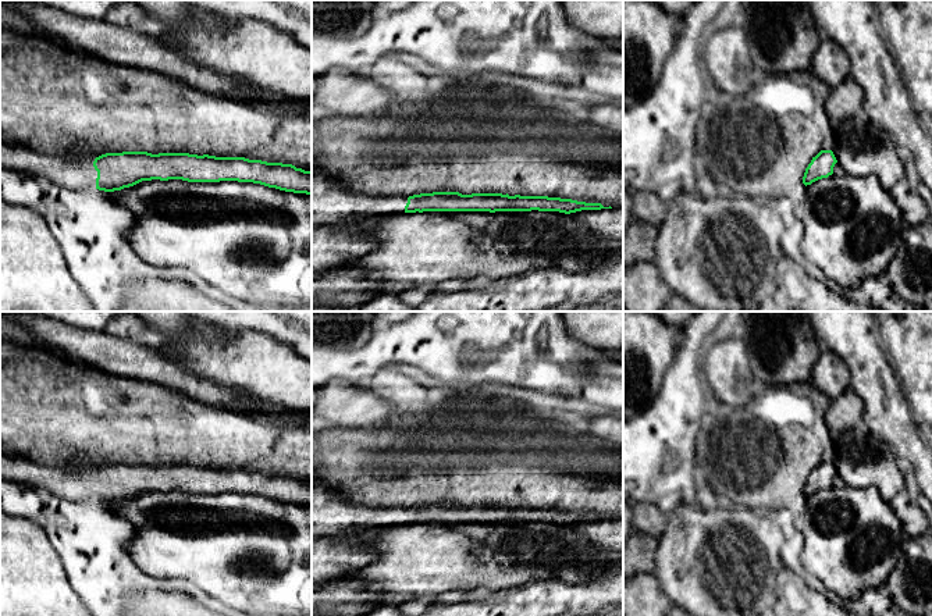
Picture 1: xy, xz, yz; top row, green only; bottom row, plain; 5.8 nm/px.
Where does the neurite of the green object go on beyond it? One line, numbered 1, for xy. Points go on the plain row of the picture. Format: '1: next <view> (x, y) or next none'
1: next xy (77, 484)

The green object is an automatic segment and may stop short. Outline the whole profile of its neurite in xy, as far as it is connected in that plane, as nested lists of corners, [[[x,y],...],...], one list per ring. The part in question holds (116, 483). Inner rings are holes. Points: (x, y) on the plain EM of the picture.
[[[0,446],[0,480],[42,487],[71,502],[121,502],[142,492],[253,494],[285,503],[312,506],[312,483],[292,476],[245,469],[189,464],[122,463],[99,469],[53,466],[6,452]]]

